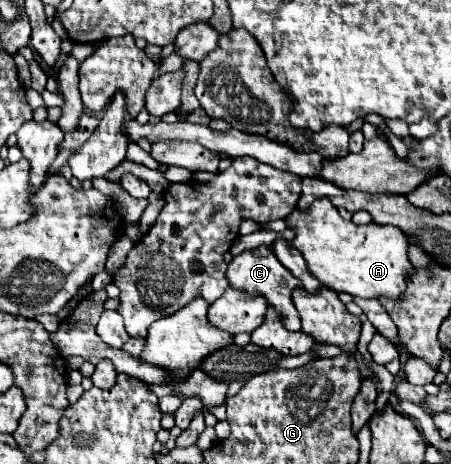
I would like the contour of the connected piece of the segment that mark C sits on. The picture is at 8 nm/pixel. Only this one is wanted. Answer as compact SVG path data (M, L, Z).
M262 244L254 250L244 250L242 254L236 254L232 258L232 262L228 264L226 276L230 280L232 288L244 290L248 294L262 294L270 306L276 308L278 316L282 318L282 322L286 324L288 330L300 330L300 316L292 304L292 288L296 288L300 284L300 280L296 276L290 276L290 272L286 272L286 268L282 268L280 260L274 256L272 248Z

